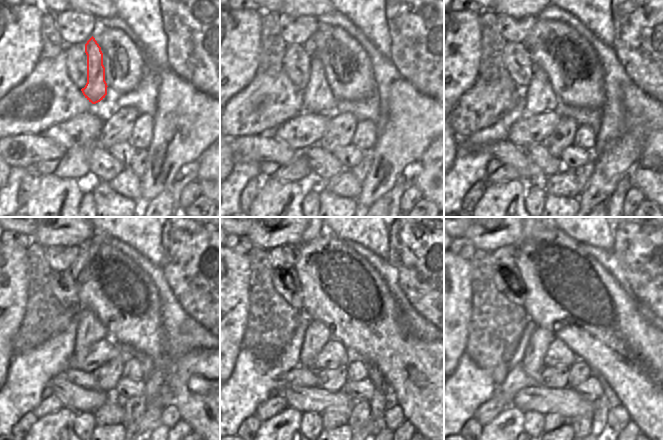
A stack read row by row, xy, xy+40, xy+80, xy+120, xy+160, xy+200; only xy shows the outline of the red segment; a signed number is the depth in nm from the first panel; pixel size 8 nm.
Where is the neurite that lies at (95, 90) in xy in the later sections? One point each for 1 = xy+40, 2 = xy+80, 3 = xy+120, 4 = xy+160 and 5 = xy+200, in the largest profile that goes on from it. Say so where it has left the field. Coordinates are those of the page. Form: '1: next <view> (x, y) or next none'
1: next xy+40 (317, 96)
2: next xy+80 (539, 96)
3: next xy+120 (90, 329)
4: next xy+160 (317, 334)
5: next xy+200 (532, 364)

